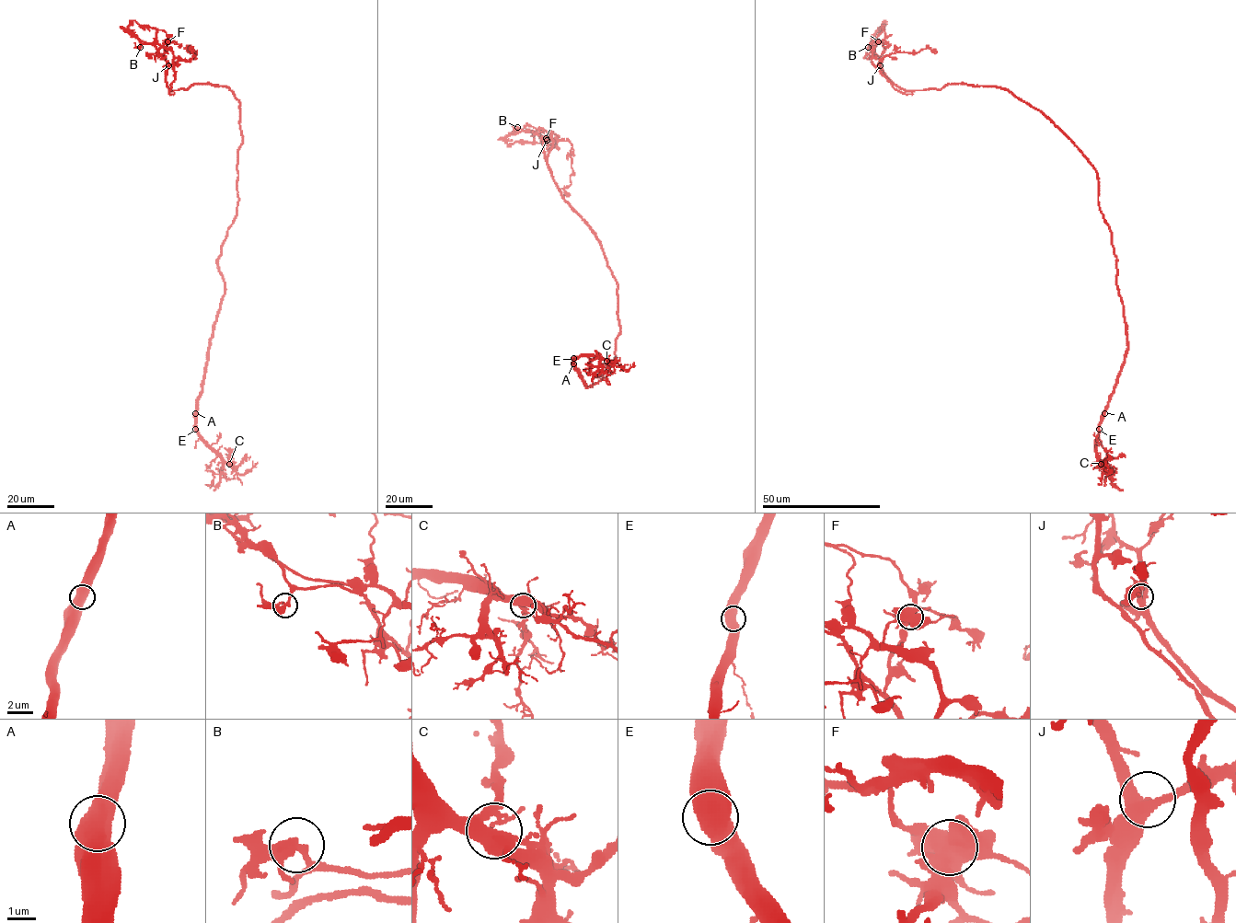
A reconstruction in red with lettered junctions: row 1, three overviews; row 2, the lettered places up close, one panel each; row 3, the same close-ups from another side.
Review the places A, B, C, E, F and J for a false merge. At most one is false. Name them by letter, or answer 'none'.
F

